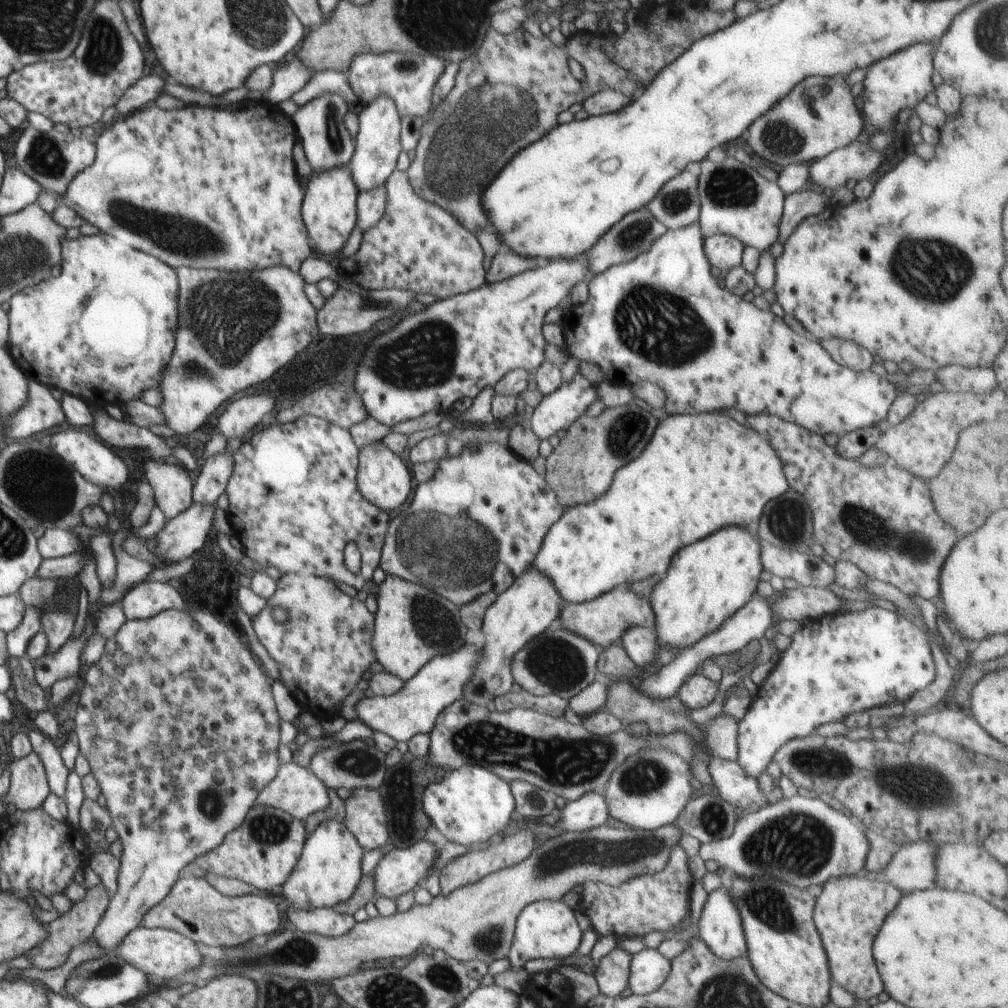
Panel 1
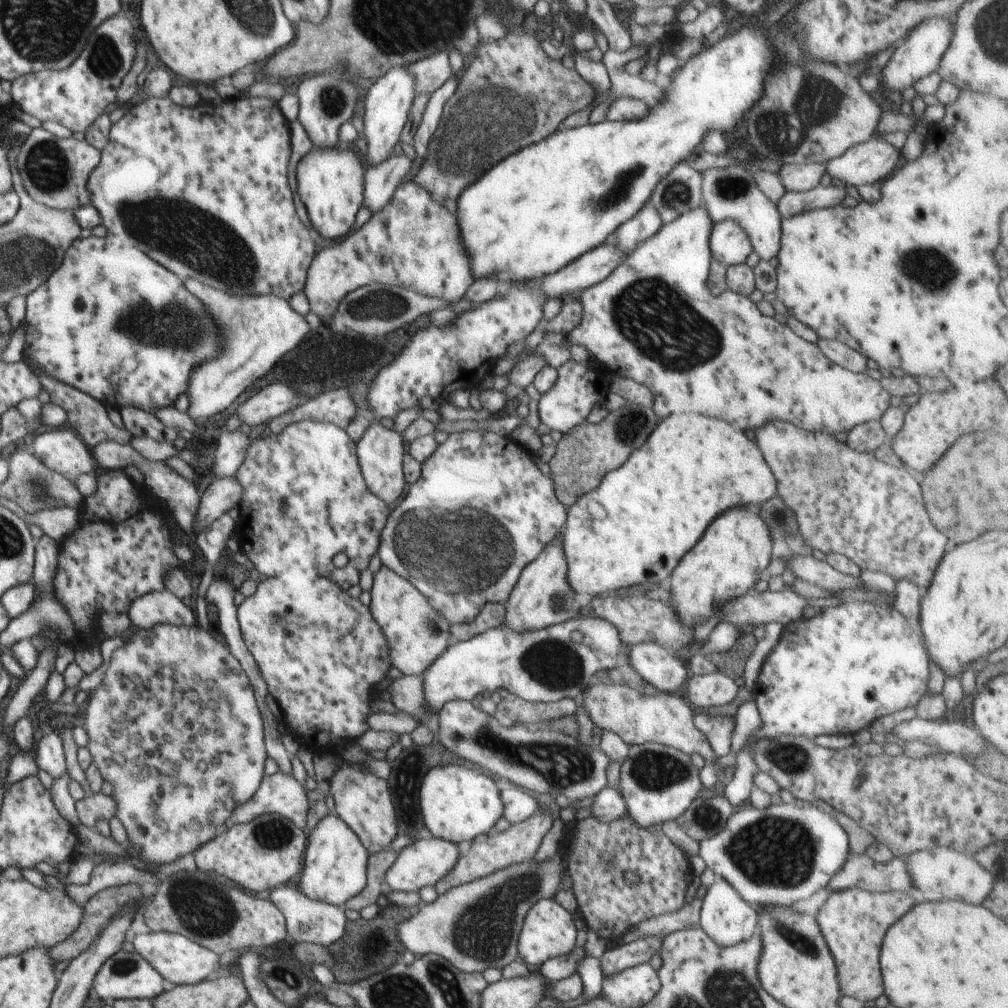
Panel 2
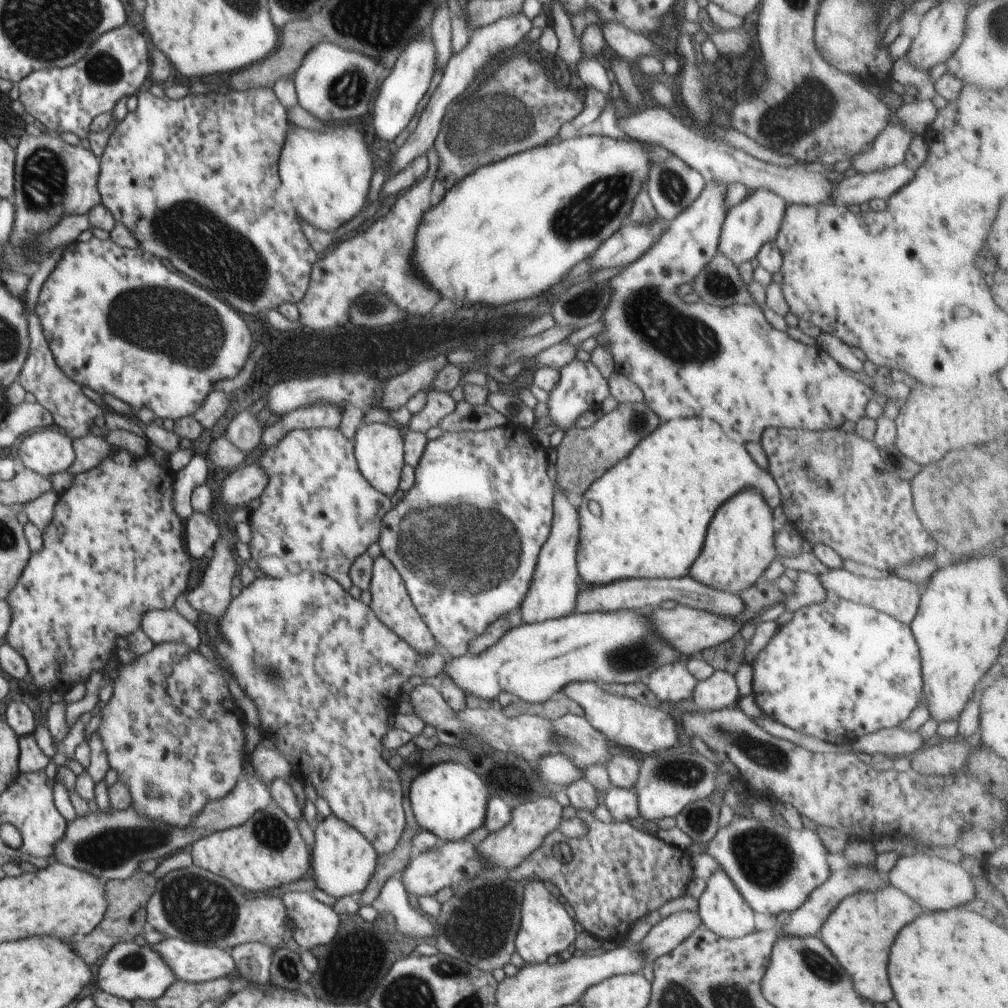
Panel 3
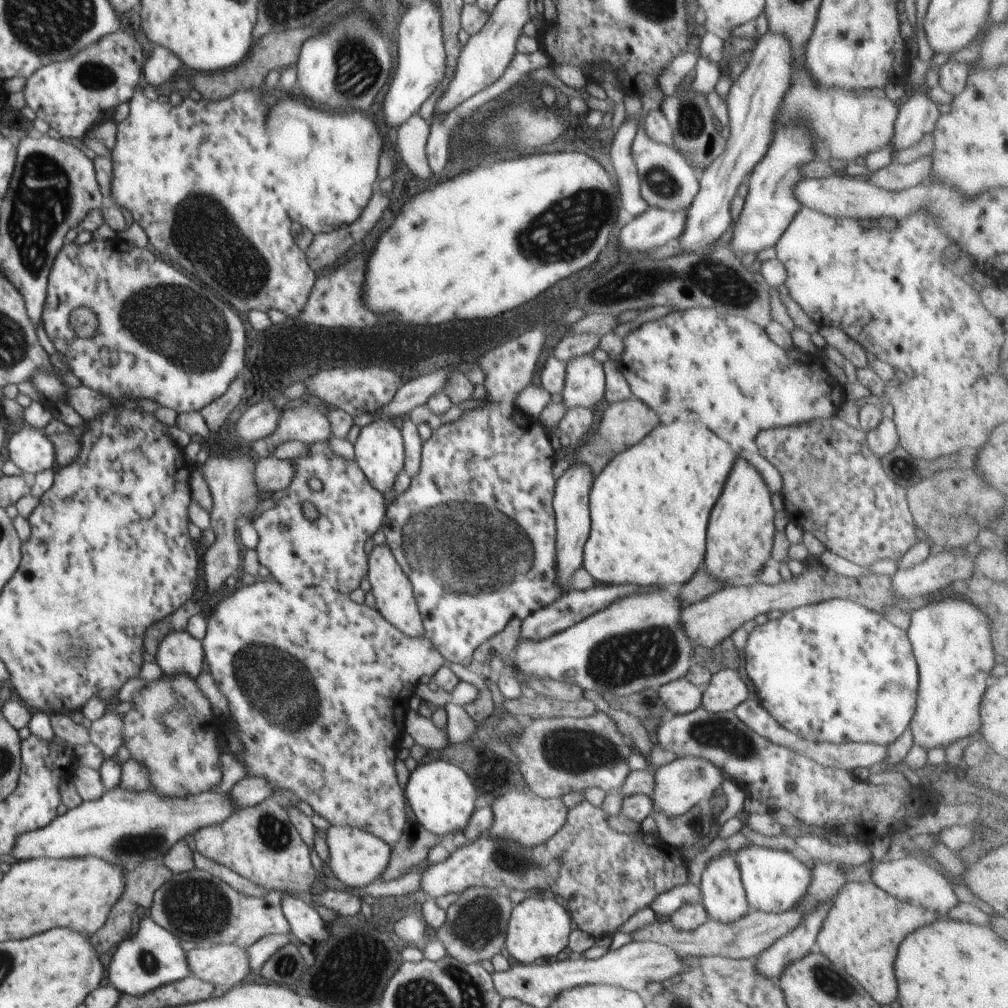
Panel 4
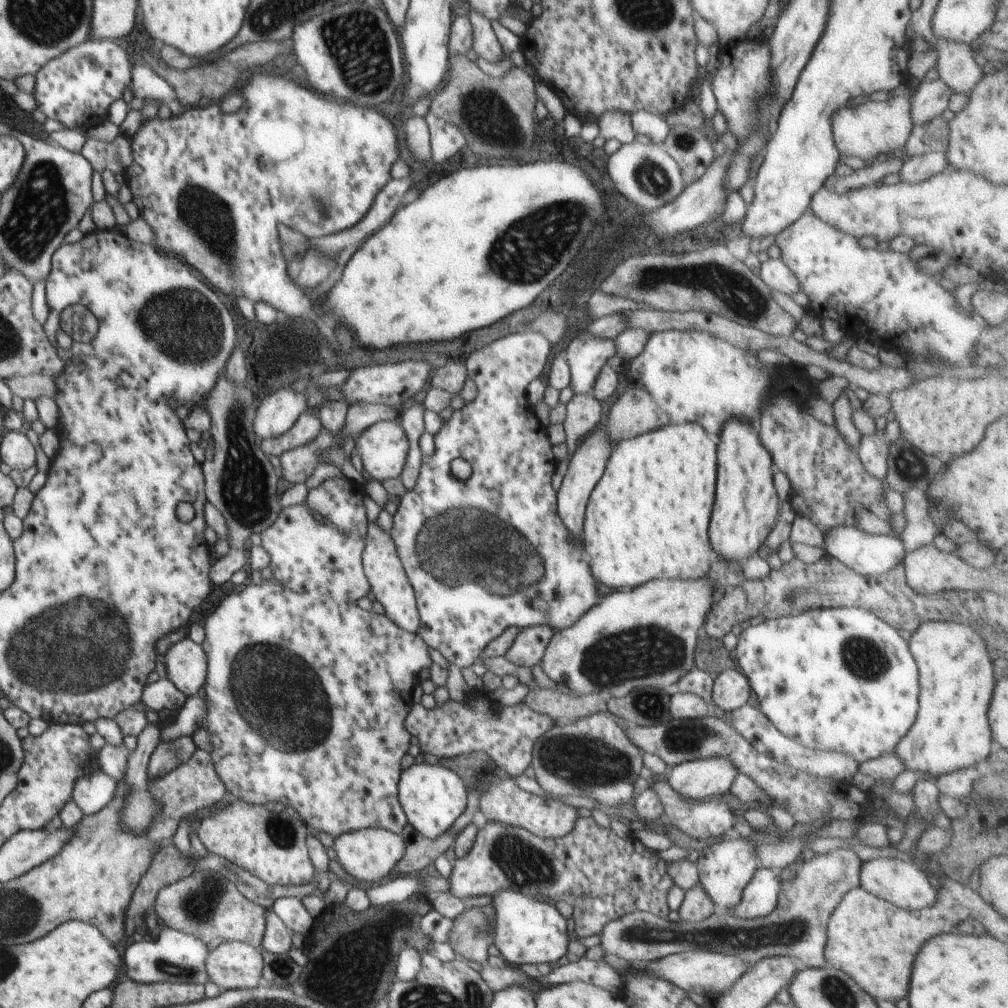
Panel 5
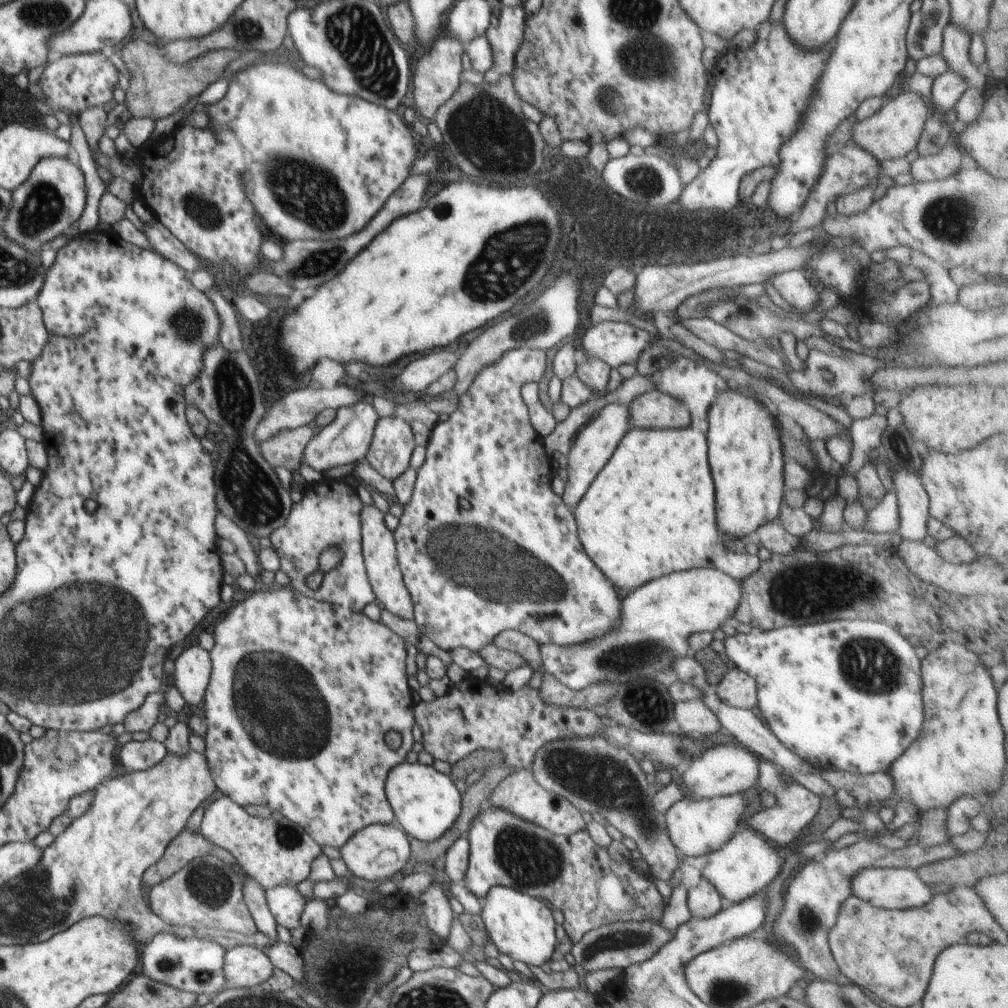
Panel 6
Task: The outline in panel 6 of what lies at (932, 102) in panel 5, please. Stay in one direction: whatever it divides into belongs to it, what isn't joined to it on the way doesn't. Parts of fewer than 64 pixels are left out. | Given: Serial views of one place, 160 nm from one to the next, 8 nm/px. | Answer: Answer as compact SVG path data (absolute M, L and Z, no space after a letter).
M948 70L937 76L932 85L932 99L938 108L936 113L946 114L968 89L967 80L957 72Z

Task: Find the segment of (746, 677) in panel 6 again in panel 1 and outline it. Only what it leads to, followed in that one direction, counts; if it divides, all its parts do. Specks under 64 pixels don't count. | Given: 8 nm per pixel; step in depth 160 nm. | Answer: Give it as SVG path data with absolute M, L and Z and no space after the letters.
M694 673L679 688L677 697L689 708L706 708L718 694L719 683Z

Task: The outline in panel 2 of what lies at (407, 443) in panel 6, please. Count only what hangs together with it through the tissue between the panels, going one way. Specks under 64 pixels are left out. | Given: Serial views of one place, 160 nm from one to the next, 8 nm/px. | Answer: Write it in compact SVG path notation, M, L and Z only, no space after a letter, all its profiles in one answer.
M374 420L365 429L364 436L356 446L358 465L361 469L363 480L371 494L379 497L386 504L393 503L402 496L406 486L403 468L403 457L406 452L400 433L386 428L378 420Z

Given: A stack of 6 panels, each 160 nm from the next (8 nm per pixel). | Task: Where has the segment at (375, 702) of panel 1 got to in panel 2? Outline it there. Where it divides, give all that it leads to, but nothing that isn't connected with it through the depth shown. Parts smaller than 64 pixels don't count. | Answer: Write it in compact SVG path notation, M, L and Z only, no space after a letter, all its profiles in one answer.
M580 615L577 618L572 618L565 622L548 626L547 628L535 629L524 633L512 631L508 627L493 629L480 634L471 640L450 644L449 648L426 670L426 672L424 672L423 676L425 682L423 683L423 692L425 695L425 703L427 704L427 709L431 713L438 713L444 707L444 704L448 703L450 700L459 699L472 701L479 694L486 696L494 693L500 688L505 688L510 694L514 694L517 698L529 703L552 703L563 699L574 699L579 701L582 698L583 692L592 685L593 681L595 681L595 674L598 671L612 671L618 667L617 659L620 654L627 655L624 664L628 662L629 651L627 650L627 646L621 642L617 629L606 620L592 617L591 615Z

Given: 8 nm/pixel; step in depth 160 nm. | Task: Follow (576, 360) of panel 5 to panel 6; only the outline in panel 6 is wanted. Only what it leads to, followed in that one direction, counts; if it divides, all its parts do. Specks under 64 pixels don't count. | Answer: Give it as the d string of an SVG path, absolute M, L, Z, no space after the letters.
M604 321L587 330L579 359L596 357L615 369L620 364L635 365L653 336L628 322Z

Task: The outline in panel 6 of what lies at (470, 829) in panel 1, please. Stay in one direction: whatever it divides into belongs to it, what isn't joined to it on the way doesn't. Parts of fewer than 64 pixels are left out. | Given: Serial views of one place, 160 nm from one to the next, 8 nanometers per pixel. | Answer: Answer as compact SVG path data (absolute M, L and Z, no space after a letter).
M404 761L391 768L386 777L385 793L395 816L394 824L400 826L410 838L427 843L438 840L455 823L461 811L462 797L452 779L434 769L432 765L426 766L418 761Z

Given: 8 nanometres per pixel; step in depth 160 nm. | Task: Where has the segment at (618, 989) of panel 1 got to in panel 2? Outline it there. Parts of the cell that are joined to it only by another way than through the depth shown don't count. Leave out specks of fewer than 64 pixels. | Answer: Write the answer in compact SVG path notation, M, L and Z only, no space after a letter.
M644 936L630 944L618 942L616 946L608 948L600 960L603 975L614 975L648 963L652 956L661 952L663 940L660 936Z

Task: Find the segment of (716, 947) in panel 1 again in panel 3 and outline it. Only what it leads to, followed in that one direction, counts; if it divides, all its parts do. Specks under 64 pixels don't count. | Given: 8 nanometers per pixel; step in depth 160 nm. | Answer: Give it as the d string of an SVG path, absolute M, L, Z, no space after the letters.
M719 868L706 882L706 890L698 899L698 916L702 925L714 935L726 939L740 939L754 933L754 911L747 904L742 894L736 890L734 882L726 876L726 872Z

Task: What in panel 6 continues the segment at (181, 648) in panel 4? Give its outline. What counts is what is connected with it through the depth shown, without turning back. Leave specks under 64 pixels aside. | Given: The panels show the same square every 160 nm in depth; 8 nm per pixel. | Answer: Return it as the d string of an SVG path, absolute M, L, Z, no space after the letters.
M186 644L174 662L174 686L186 703L198 706L211 677L212 661L208 650L200 644Z

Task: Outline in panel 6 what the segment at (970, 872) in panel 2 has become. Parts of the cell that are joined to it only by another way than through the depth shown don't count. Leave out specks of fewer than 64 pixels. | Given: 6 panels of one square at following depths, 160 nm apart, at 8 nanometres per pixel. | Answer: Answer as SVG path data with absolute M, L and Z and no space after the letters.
M878 866L857 872L851 880L851 892L876 908L888 910L920 908L930 902L934 893L932 887L928 886L912 869L881 869Z

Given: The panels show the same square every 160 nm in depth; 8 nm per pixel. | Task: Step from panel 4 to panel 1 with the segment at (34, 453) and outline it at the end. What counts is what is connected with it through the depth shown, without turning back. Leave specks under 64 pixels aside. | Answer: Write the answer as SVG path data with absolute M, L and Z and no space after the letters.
M55 430L51 436L51 445L54 454L64 459L72 469L76 469L88 482L98 485L106 490L113 488L118 490L128 480L128 468L122 458L108 446L88 432L70 432L70 430Z

